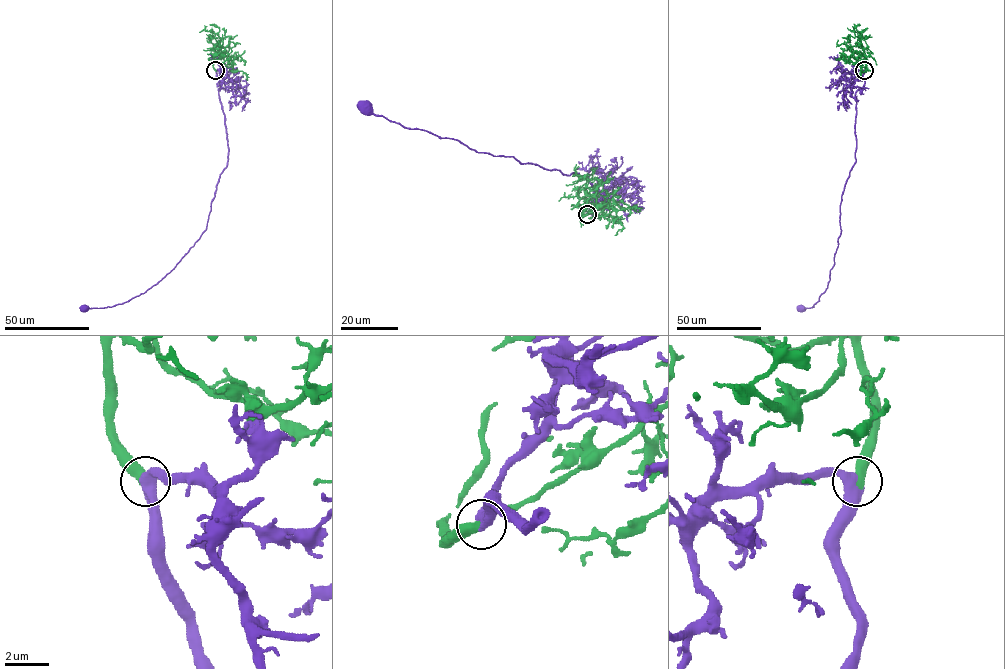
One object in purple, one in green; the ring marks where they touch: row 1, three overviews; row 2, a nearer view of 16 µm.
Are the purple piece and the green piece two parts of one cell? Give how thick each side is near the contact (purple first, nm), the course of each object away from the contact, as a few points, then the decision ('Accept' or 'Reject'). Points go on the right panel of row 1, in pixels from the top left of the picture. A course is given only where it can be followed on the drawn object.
Thickness 480 nm (purple) against 500 nm. Course of purple: (864, 71), (864, 86), (855, 94), (855, 162), (841, 197), (833, 266), (819, 300), (801, 309). Course of green: (864, 71), (864, 58), (860, 65), (855, 63), (861, 70), (862, 80). Accept

